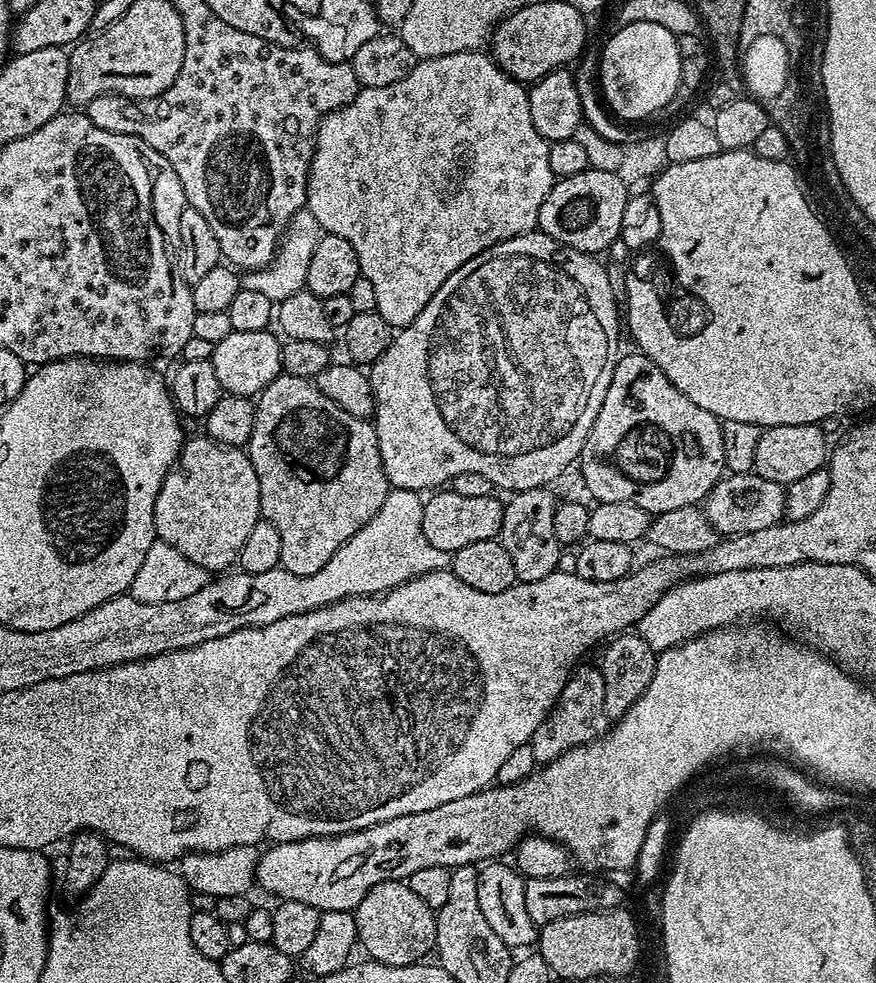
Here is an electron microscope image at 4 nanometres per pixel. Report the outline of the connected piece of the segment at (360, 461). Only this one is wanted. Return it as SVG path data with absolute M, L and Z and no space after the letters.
M283 374L276 376L274 382L270 382L270 386L263 388L259 396L255 397L254 403L256 417L252 427L252 437L247 442L246 451L252 460L254 474L258 474L260 515L272 523L274 530L278 530L278 538L282 538L280 567L290 570L290 574L302 574L303 576L318 574L318 570L322 570L322 566L326 566L326 562L330 562L330 558L334 558L338 549L346 542L350 542L350 538L354 538L354 534L358 534L358 530L362 530L362 526L366 526L366 522L370 522L370 518L374 518L374 514L378 514L378 510L382 510L382 502L386 502L388 497L390 485L386 478L386 470L382 466L382 454L378 450L375 427L368 420L354 418L354 414L346 414L346 410L342 410L337 404L330 402L330 398L326 398L326 394L319 392L313 381L303 380L297 376Z

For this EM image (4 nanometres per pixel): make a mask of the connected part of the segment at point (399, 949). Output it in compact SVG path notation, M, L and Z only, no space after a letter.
M387 880L374 886L354 909L356 938L371 959L386 966L418 964L436 947L436 912L414 895L406 882Z

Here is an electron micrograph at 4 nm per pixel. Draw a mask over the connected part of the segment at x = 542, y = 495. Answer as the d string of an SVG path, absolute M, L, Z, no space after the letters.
M551 487L535 488L513 492L507 497L502 514L502 526L498 537L506 555L514 566L514 574L521 584L538 582L538 578L546 578L546 574L557 571L561 567L560 552L562 546L555 537L554 510L558 496L552 493Z

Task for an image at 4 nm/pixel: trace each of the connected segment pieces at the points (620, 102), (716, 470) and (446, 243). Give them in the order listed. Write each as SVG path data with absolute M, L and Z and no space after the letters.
M634 22L630 26L619 26L615 31L599 53L598 84L602 89L602 100L621 121L644 122L640 120L655 112L663 113L666 102L670 102L678 90L677 37L654 22Z
M621 355L614 378L610 378L610 390L602 398L602 410L598 410L598 418L594 418L594 426L590 426L590 434L580 451L580 476L593 501L601 504L630 502L653 514L700 504L726 472L720 426L721 421L710 410L702 410L698 402L690 402L648 356Z
M484 50L442 54L438 58L420 60L412 67L410 74L402 78L402 82L390 82L390 86L377 88L361 88L350 103L321 120L316 129L315 141L316 149L308 171L306 207L310 214L314 214L314 218L318 218L327 235L346 238L346 242L354 246L354 254L358 254L360 275L373 284L374 295L378 298L375 311L382 314L382 318L386 318L394 330L414 322L414 318L422 314L426 302L438 294L438 286L442 286L442 282L446 282L446 278L450 278L458 266L466 266L470 258L482 254L490 246L533 231L540 222L542 202L546 202L554 183L550 170L549 141L544 140L538 130L534 130L534 122L530 118L528 88L521 81L507 76Z

